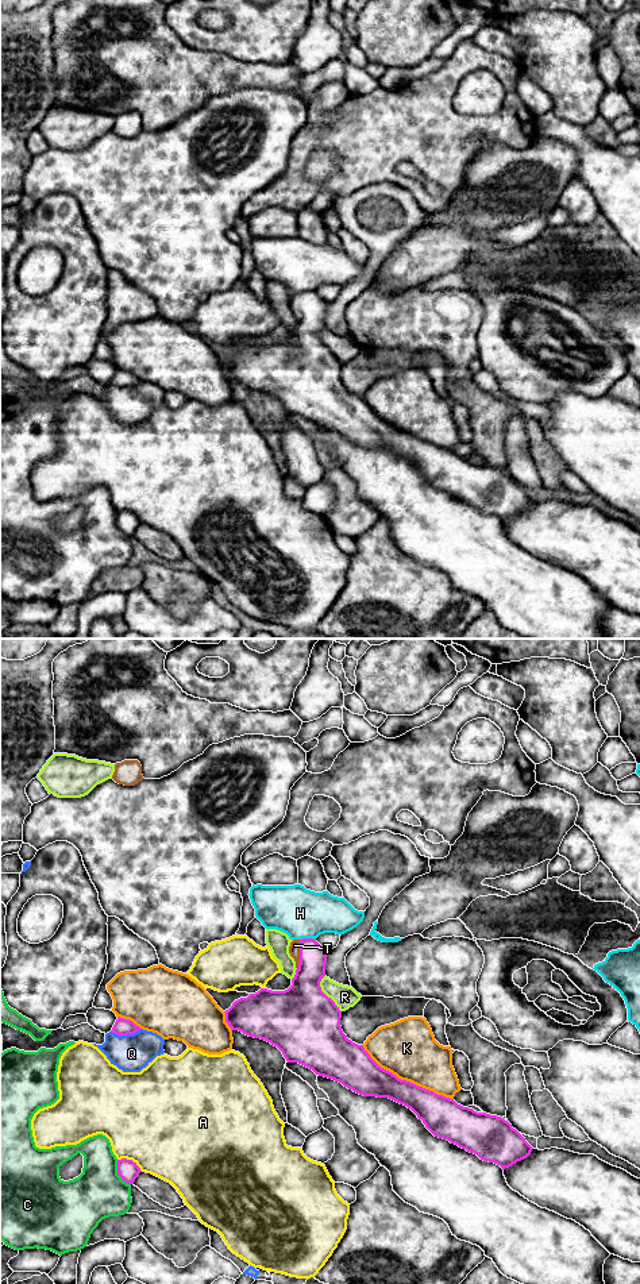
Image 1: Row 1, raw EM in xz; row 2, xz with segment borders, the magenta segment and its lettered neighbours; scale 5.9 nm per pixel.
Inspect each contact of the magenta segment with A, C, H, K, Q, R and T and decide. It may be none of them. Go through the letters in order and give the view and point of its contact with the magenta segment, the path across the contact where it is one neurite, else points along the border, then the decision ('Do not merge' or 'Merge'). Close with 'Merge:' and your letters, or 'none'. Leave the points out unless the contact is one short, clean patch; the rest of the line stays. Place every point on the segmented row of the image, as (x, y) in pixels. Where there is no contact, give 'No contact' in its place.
A: Touches magenta at xz (130, 1160). Do not merge
C: Touches magenta at xz (118, 1173). Do not merge
H: Touches magenta at xz (307, 939). Do not merge
K: Touches magenta at xz (405, 1080). Do not merge
Q: Touches magenta at xz (126, 1034). Do not merge
R: Touches magenta at xz (324, 994). Do not merge
T: Touches magenta at xz (300, 955). Path across: xz (304, 997), (300, 955), (295, 945). Merge
Merge: T

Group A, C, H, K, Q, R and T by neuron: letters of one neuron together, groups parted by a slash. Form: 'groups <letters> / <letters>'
groups A / C / H / K / Q / R / T

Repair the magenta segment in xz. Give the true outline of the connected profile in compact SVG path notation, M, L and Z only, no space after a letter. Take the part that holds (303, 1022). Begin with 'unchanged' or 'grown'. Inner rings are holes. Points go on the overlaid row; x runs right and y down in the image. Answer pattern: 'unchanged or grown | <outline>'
grown | M313 938L293 940L289 953L296 961L296 975L285 991L261 988L247 998L240 998L225 1010L225 1022L231 1030L239 1030L277 1046L288 1063L298 1063L316 1075L342 1083L348 1090L363 1095L389 1098L410 1108L435 1135L477 1154L481 1160L494 1162L502 1169L527 1158L532 1146L501 1117L477 1113L458 1104L454 1099L401 1080L381 1068L365 1050L347 1038L340 1026L342 1011L320 987L325 976L328 951Z

